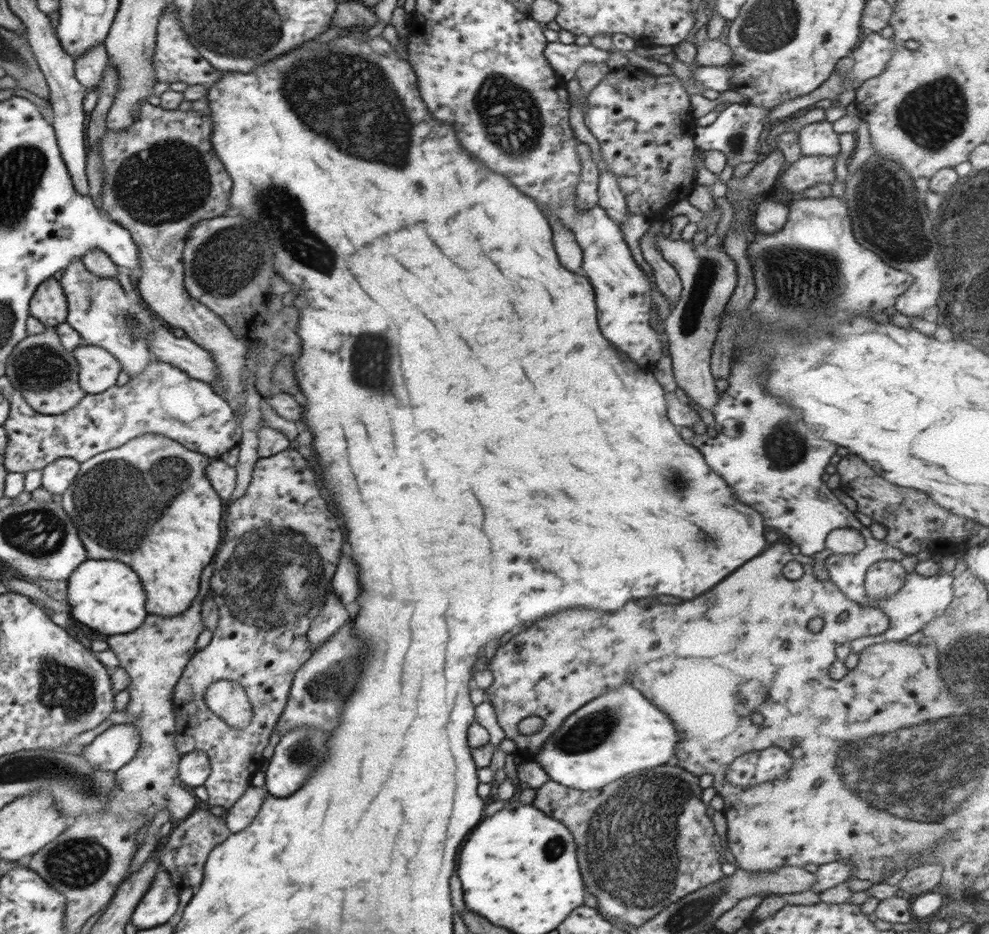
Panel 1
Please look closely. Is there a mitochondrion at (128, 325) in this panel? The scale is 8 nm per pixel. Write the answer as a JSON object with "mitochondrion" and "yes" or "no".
{"mitochondrion":"yes"}

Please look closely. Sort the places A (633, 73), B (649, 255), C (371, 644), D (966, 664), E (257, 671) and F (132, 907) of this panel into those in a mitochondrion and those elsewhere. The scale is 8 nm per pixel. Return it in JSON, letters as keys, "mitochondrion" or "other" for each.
{"A":"other","B":"other","C":"mitochondrion","D":"mitochondrion","E":"other","F":"other"}

